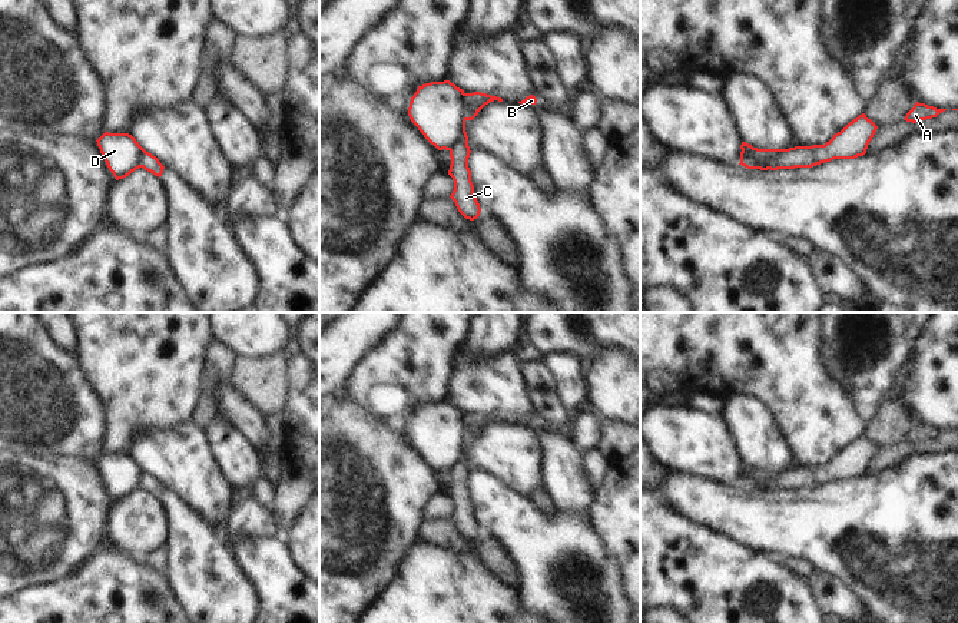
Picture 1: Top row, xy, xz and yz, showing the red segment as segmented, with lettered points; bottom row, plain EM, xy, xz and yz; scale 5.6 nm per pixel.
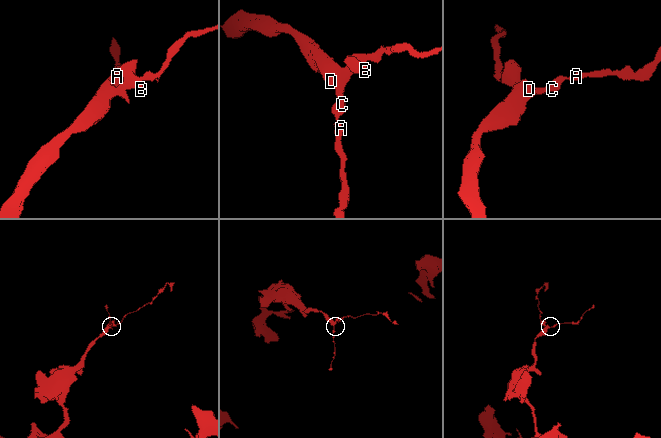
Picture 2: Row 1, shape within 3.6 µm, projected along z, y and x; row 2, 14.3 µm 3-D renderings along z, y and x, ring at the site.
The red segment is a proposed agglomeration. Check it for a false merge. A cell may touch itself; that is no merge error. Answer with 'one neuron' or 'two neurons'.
two neurons

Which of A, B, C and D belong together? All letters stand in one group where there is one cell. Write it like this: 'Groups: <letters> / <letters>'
Groups: A B C / D.

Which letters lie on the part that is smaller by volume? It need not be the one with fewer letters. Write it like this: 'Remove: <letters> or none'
Remove: A, B, C

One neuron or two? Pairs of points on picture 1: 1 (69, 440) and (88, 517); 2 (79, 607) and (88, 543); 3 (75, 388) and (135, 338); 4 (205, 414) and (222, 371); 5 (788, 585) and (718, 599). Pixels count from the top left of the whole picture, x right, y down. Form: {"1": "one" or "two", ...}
{"1": "two", "2": "two", "3": "two", "4": "one", "5": "one"}

